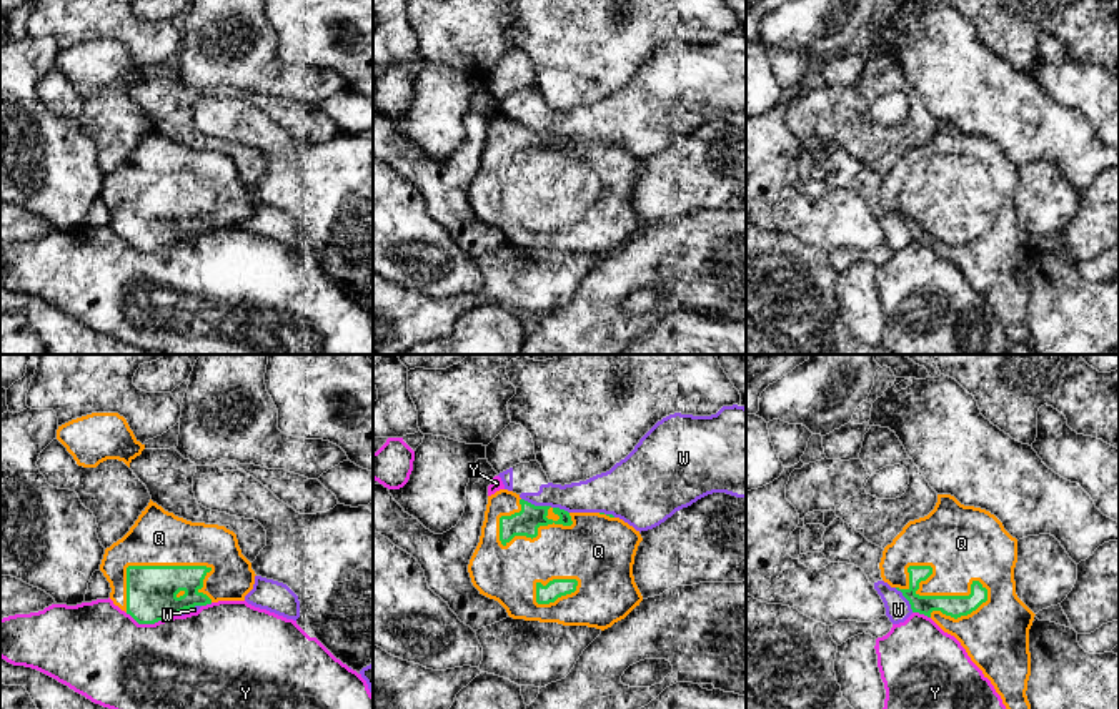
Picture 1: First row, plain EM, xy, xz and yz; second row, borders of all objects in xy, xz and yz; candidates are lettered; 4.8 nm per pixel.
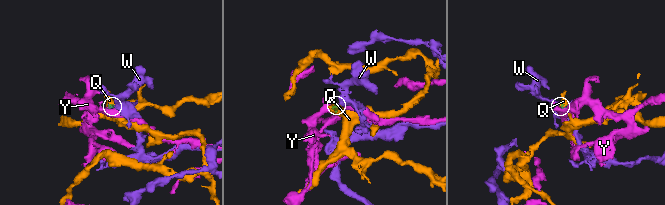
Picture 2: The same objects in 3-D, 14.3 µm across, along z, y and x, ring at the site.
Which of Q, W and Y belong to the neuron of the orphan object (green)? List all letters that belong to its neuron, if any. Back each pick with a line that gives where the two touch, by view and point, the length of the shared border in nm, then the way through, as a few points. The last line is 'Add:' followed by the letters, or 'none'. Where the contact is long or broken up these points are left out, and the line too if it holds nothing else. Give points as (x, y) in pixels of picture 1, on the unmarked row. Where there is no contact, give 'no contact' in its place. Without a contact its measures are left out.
Q: contact yz (921, 223); length 460 nm
Add: Q

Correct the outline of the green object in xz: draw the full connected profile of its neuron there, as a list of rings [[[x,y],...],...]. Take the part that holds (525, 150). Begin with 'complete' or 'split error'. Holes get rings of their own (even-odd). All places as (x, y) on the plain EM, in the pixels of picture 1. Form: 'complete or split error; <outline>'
split error; [[[500,117],[488,123],[468,200],[480,221],[498,228],[513,246],[604,258],[643,228],[633,203],[641,168],[639,158],[613,141],[535,133]]]

